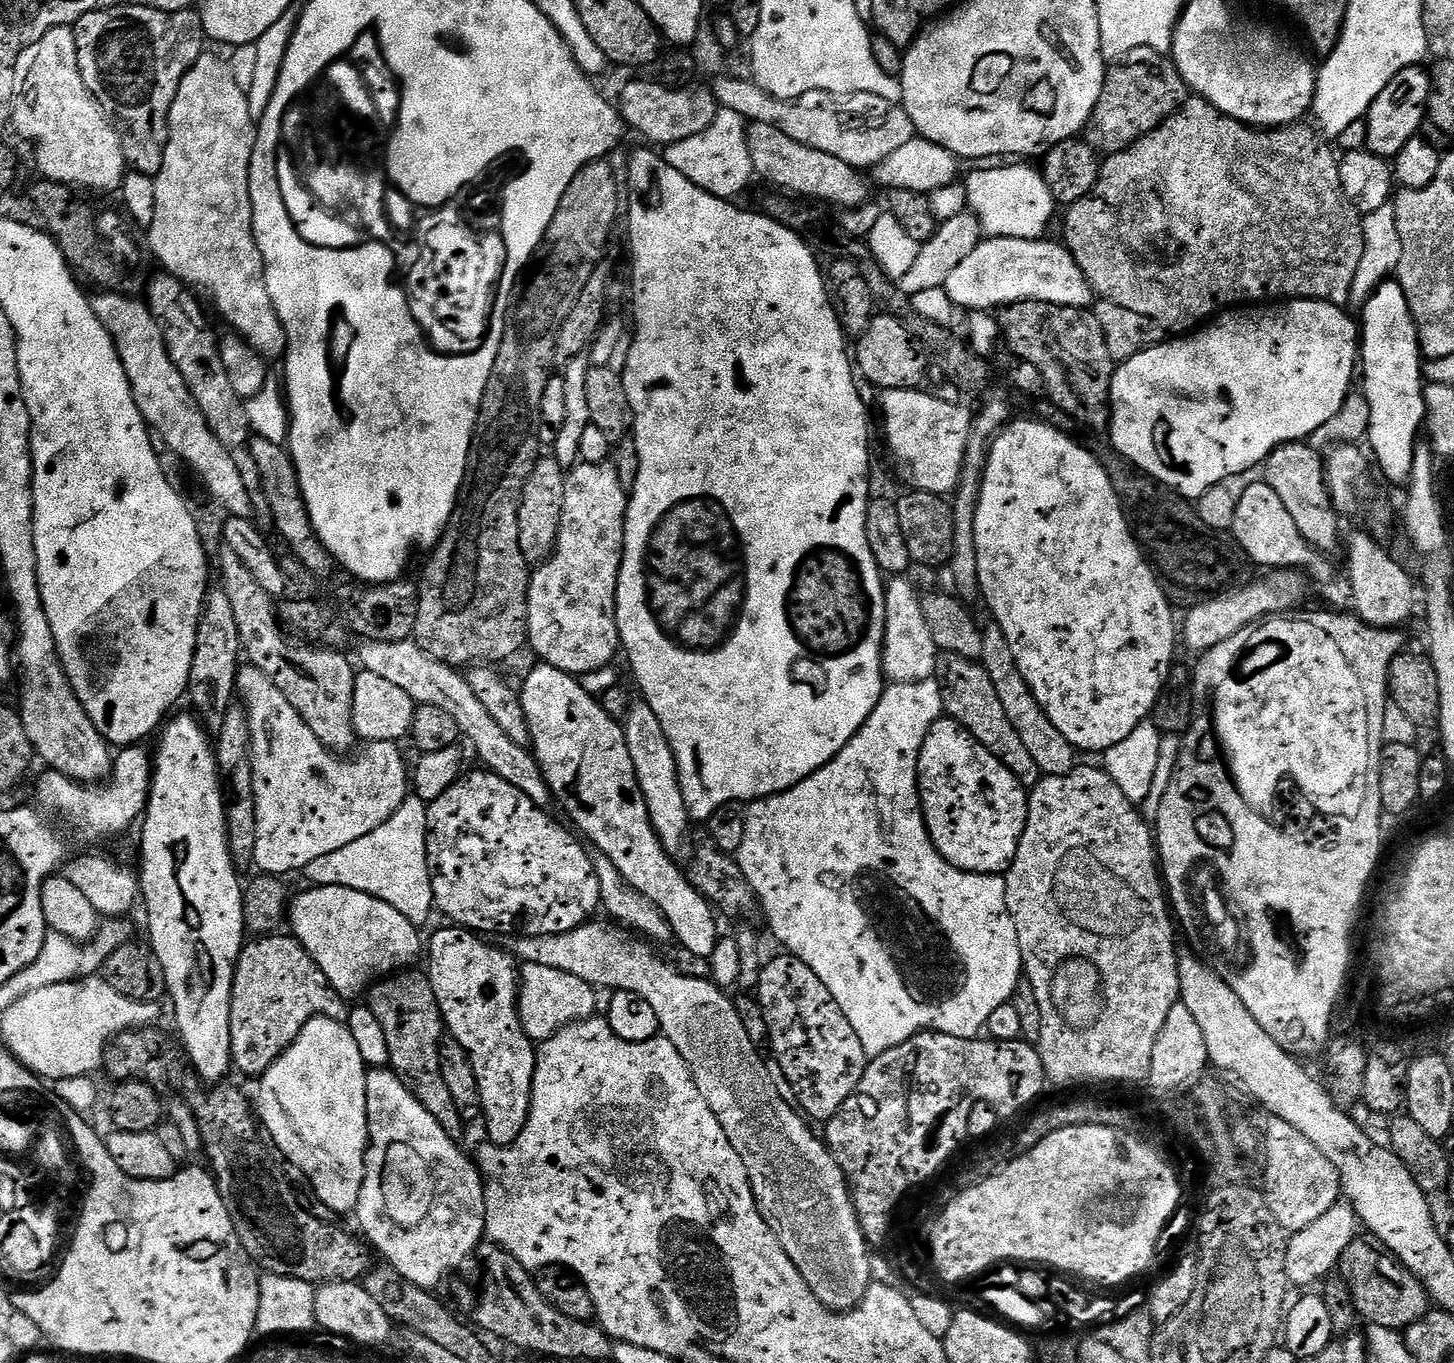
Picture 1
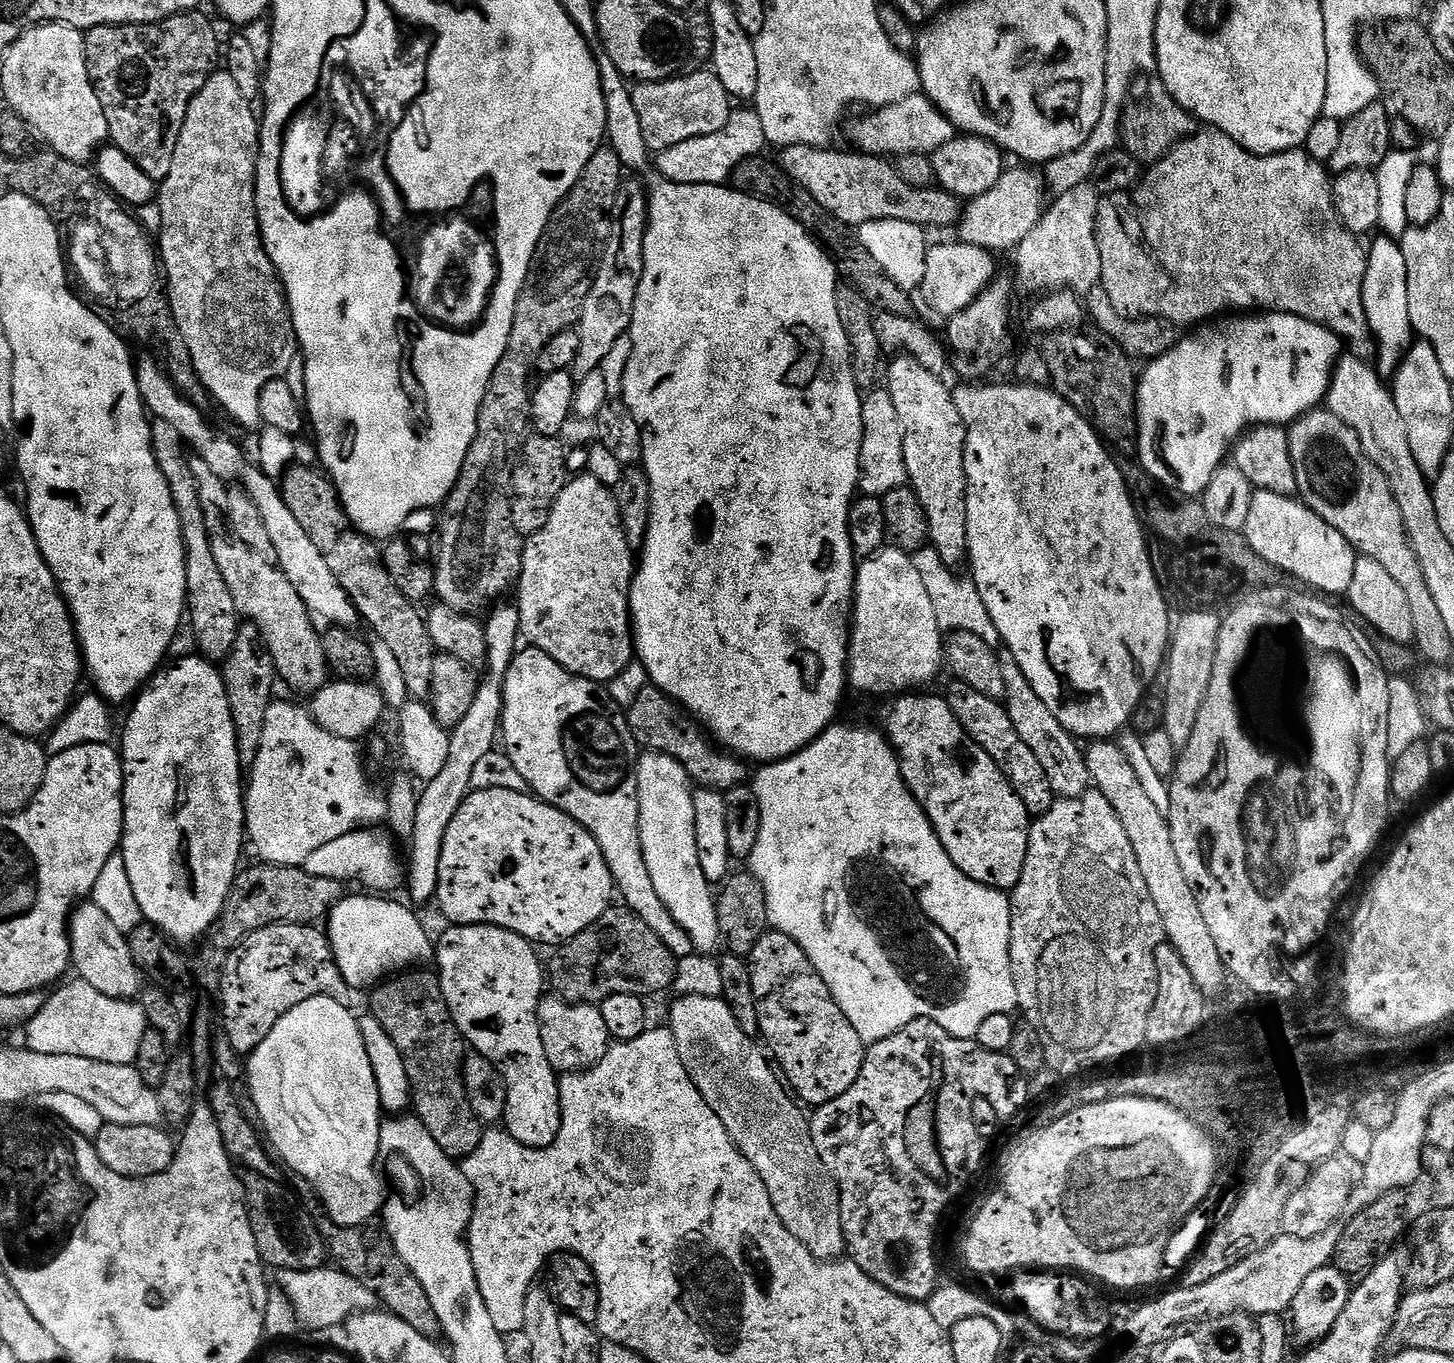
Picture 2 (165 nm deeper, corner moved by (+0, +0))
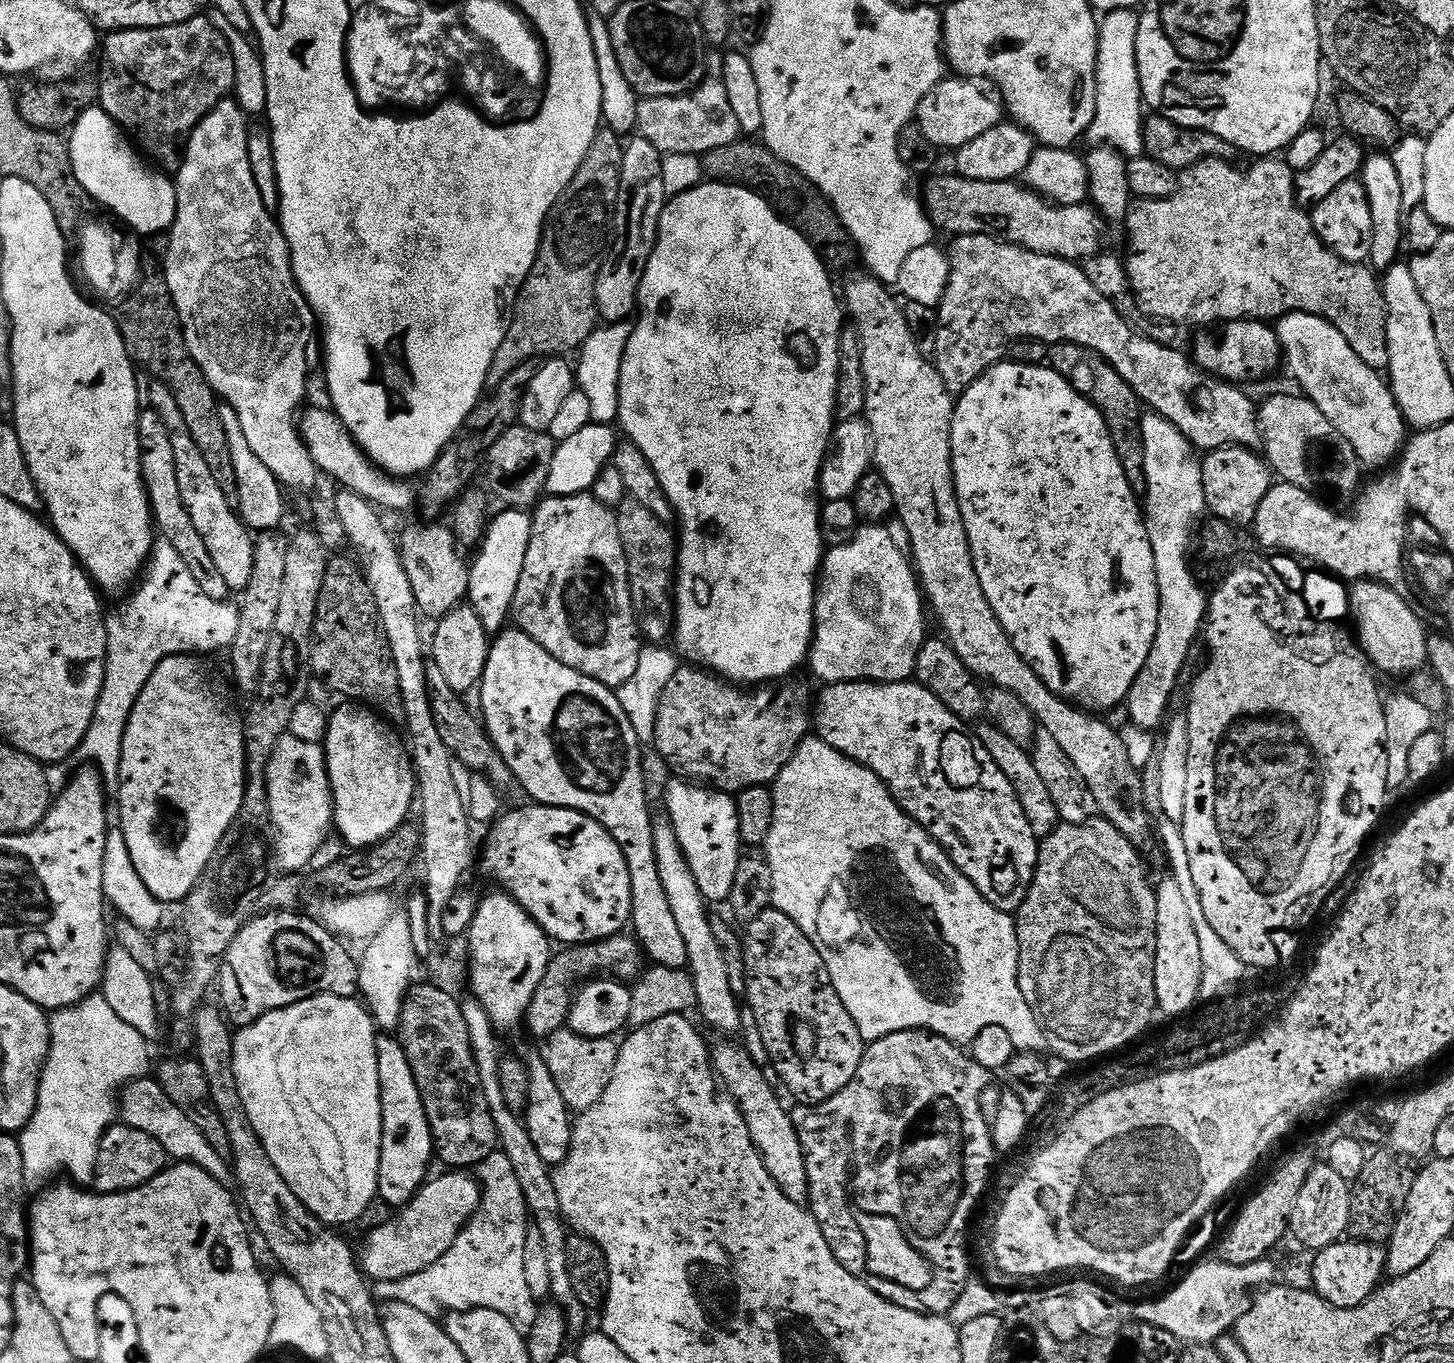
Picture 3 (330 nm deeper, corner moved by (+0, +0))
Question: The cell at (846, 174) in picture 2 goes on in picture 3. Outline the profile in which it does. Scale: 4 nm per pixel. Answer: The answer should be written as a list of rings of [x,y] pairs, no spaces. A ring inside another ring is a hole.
[[[951,174],[951,175],[952,176],[937,175],[935,178],[932,178],[932,179],[937,178],[937,180],[930,181],[929,184],[925,186],[924,192],[922,191],[922,203],[927,211],[928,217],[931,218],[933,225],[935,225],[935,227],[937,229],[939,229],[939,231],[941,228],[942,231],[949,232],[949,234],[950,234],[949,237],[955,238],[957,236],[992,236],[996,240],[1003,240],[1004,243],[1006,243],[1006,244],[1016,244],[1020,248],[1025,248],[1026,250],[1030,250],[1031,252],[1037,252],[1038,254],[1046,254],[1047,256],[1057,256],[1058,258],[1062,258],[1063,260],[1070,260],[1073,262],[1083,262],[1083,261],[1087,260],[1088,257],[1097,255],[1097,253],[1099,253],[1101,251],[1102,245],[1100,245],[1100,243],[1102,243],[1104,240],[1104,224],[1106,225],[1106,220],[1105,220],[1105,217],[1101,216],[1100,213],[1097,212],[1095,208],[1089,206],[1087,203],[1075,204],[1074,206],[1065,208],[1059,204],[1053,204],[1052,201],[1050,201],[1050,200],[1044,199],[1044,197],[1041,196],[1040,193],[1032,191],[1031,188],[1025,186],[1023,183],[1017,182],[1016,180],[1003,180],[1002,182],[974,182],[970,178],[966,178],[965,176],[961,176],[959,174]]]

